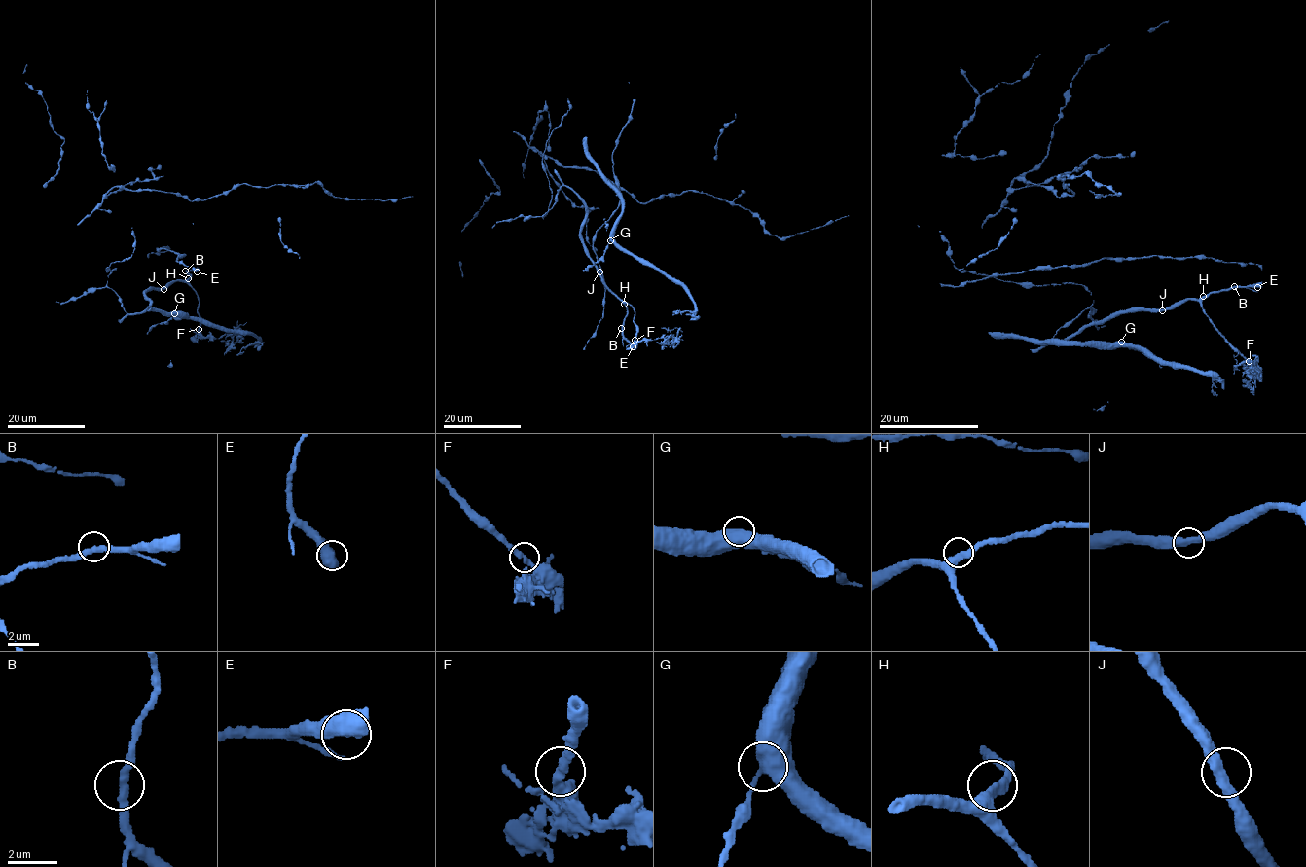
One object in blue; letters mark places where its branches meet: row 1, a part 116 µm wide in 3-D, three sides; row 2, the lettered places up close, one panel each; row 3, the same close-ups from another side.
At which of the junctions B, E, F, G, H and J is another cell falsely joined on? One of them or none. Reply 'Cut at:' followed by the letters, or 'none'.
Cut at: F

